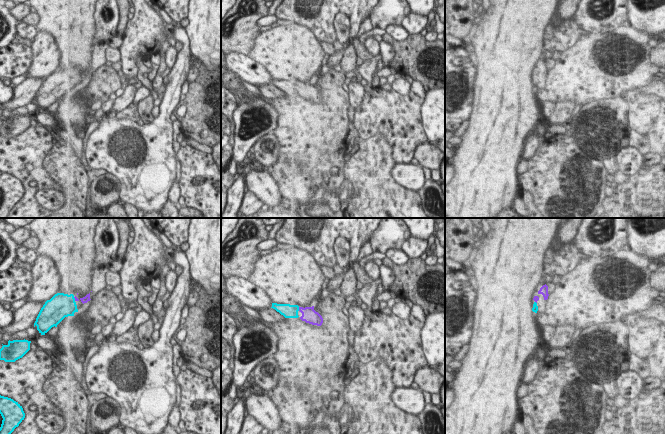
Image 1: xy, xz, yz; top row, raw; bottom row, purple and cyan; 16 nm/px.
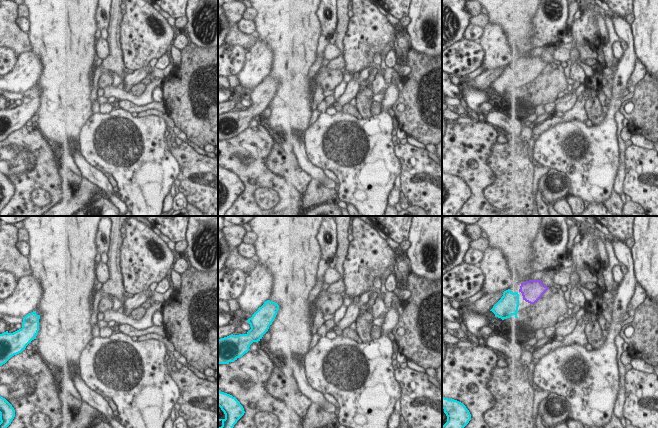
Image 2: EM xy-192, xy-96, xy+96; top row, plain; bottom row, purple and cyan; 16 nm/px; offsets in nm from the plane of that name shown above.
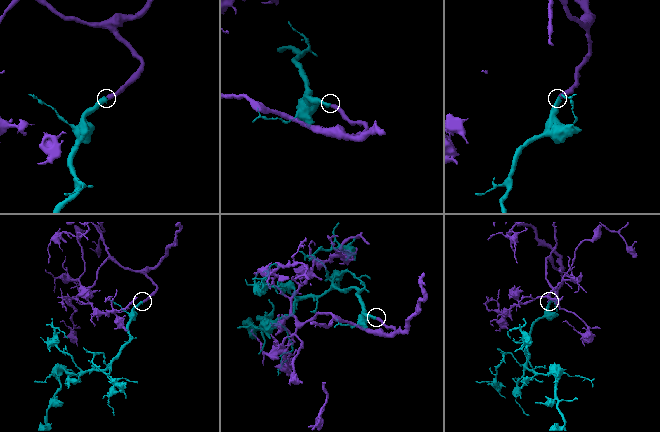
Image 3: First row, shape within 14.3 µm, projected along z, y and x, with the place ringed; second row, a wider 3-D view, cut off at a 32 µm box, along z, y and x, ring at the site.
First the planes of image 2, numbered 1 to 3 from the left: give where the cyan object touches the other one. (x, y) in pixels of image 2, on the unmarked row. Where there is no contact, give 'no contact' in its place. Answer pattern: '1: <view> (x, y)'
1: no contact
2: no contact
3: no contact

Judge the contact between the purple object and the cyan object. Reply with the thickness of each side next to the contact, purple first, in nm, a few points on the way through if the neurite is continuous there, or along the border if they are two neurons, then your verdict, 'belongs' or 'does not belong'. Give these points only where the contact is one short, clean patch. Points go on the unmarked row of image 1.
240/220 nm | across xz (309, 91), (299, 85), (288, 87) | belongs

